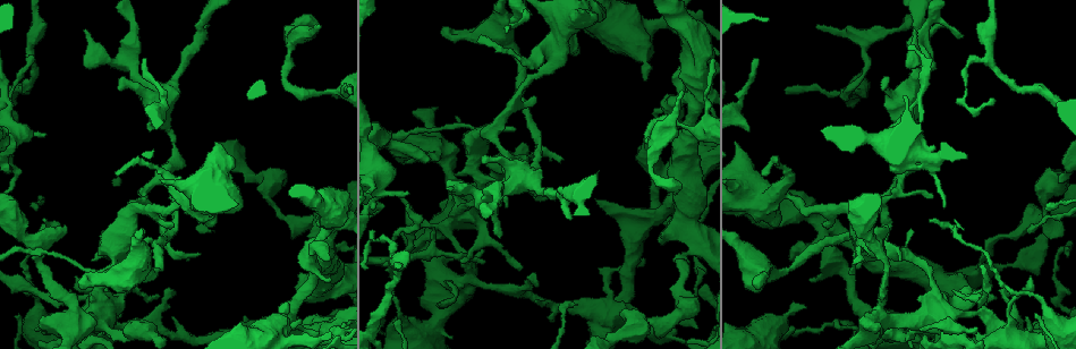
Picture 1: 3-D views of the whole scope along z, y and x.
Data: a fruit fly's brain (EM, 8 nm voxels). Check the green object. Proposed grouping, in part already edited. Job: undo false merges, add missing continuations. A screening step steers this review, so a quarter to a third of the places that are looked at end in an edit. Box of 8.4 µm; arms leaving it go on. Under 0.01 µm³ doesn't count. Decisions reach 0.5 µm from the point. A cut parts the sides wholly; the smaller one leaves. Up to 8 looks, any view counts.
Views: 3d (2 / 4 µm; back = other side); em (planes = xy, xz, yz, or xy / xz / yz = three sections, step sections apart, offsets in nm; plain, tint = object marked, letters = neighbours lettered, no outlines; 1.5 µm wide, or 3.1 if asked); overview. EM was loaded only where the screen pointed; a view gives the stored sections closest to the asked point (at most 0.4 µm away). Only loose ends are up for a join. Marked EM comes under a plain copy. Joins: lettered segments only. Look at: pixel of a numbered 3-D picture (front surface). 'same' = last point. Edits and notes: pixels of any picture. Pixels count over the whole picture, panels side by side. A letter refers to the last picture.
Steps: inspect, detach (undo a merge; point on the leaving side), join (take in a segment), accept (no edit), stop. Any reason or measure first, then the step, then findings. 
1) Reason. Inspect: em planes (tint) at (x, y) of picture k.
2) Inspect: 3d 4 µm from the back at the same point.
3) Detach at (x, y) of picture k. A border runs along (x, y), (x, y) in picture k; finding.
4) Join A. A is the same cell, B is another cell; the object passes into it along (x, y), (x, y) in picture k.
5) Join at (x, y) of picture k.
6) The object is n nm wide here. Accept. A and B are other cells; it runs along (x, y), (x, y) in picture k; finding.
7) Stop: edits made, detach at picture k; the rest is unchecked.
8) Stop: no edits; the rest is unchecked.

Free end. Inspect: 3d 2 µm at (817, 26) of picture 1.

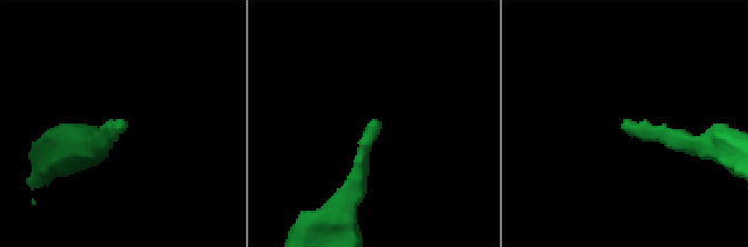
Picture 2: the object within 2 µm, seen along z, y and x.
Need the tissue. Inspect: em planes (letters) at (121, 122) of picture 2.

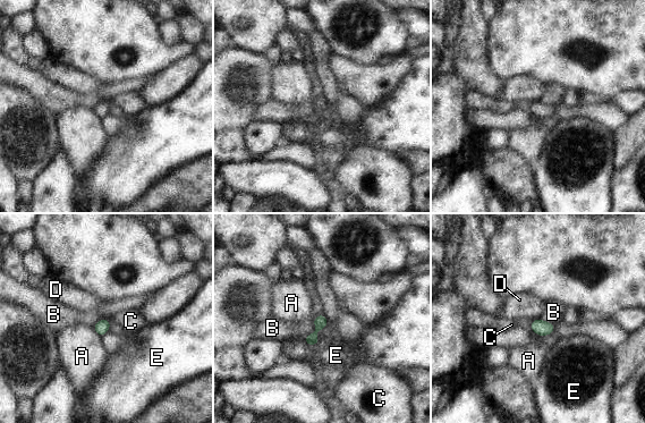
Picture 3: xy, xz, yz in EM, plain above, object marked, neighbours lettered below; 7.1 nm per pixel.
The longest contact is with B, 200 nm. Accept. A, B, C, D and E are other cells; a border runs along (327, 324), (308, 333), (303, 339) in picture 3; none of them fits.

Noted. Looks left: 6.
Inspect: 3d 4 µm at (320, 91) of picture 1.

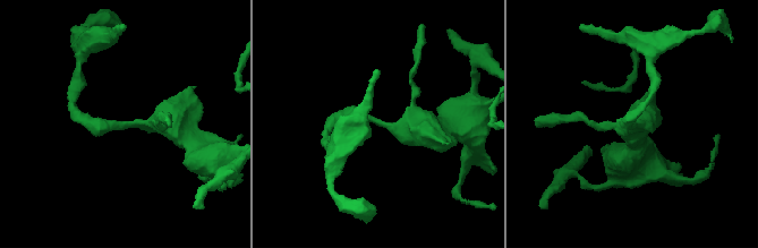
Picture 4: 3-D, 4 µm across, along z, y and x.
The arms are 200, 420 nm wide; now the EM. Inspect: em xy step 4 (letters) at (127, 124) of picture 4.

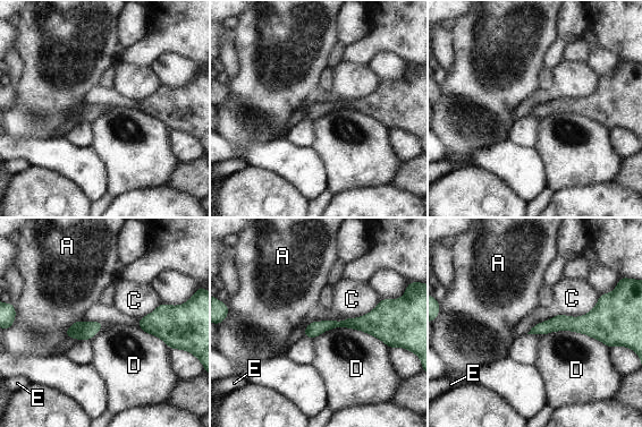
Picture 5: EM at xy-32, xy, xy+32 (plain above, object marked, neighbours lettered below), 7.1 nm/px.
Inspect: em xz step 8 (letters) at the same point.

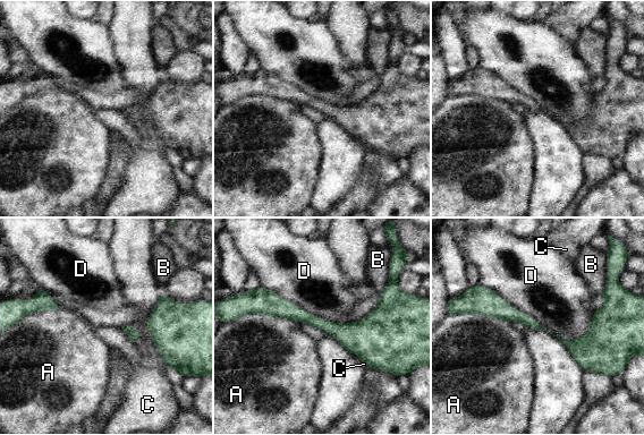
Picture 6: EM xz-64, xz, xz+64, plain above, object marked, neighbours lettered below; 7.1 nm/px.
The object is 40 nm wide here. Accept. A, B, C and D are other cells; all the same cell.

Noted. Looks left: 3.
A narrow waist. Inspect: 3d 2 µm from the back at (286, 29) of picture 1.

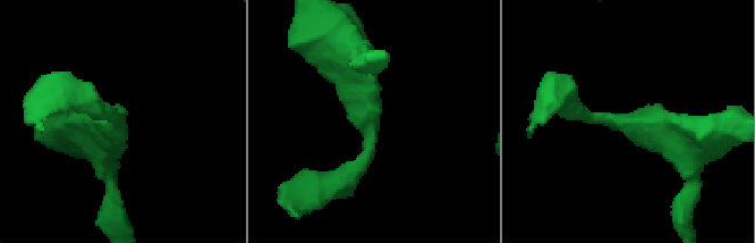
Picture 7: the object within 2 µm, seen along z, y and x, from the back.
The arms are 220, 260 nm wide. Inspect: em xz step 8 (tint) at (597, 118) of picture 7.

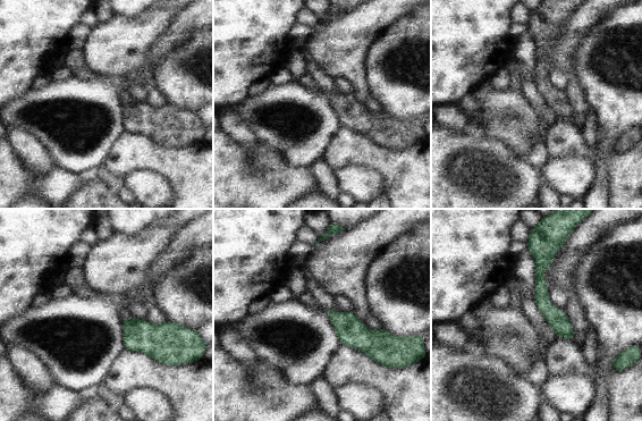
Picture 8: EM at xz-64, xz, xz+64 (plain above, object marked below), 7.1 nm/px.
Cut it another way. Inspect: em planes (letters) at the same point.

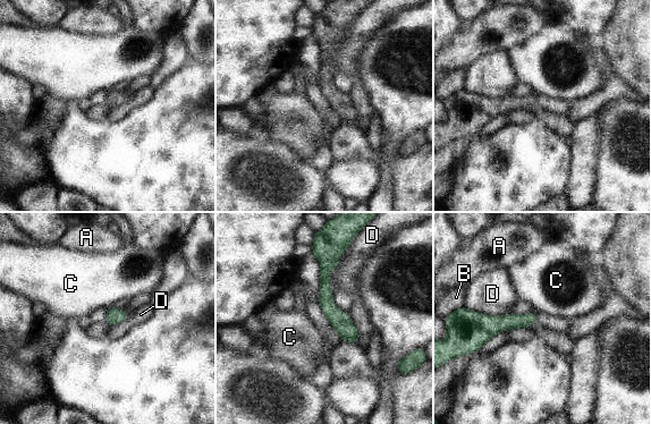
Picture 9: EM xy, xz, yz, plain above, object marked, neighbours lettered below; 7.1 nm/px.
Accept. A, B, C and D are other cells; it runs along (329, 230), (326, 300), (355, 340) in picture 9; all the same cell.

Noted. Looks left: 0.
Stop: no edits; the rest is unchecked.

